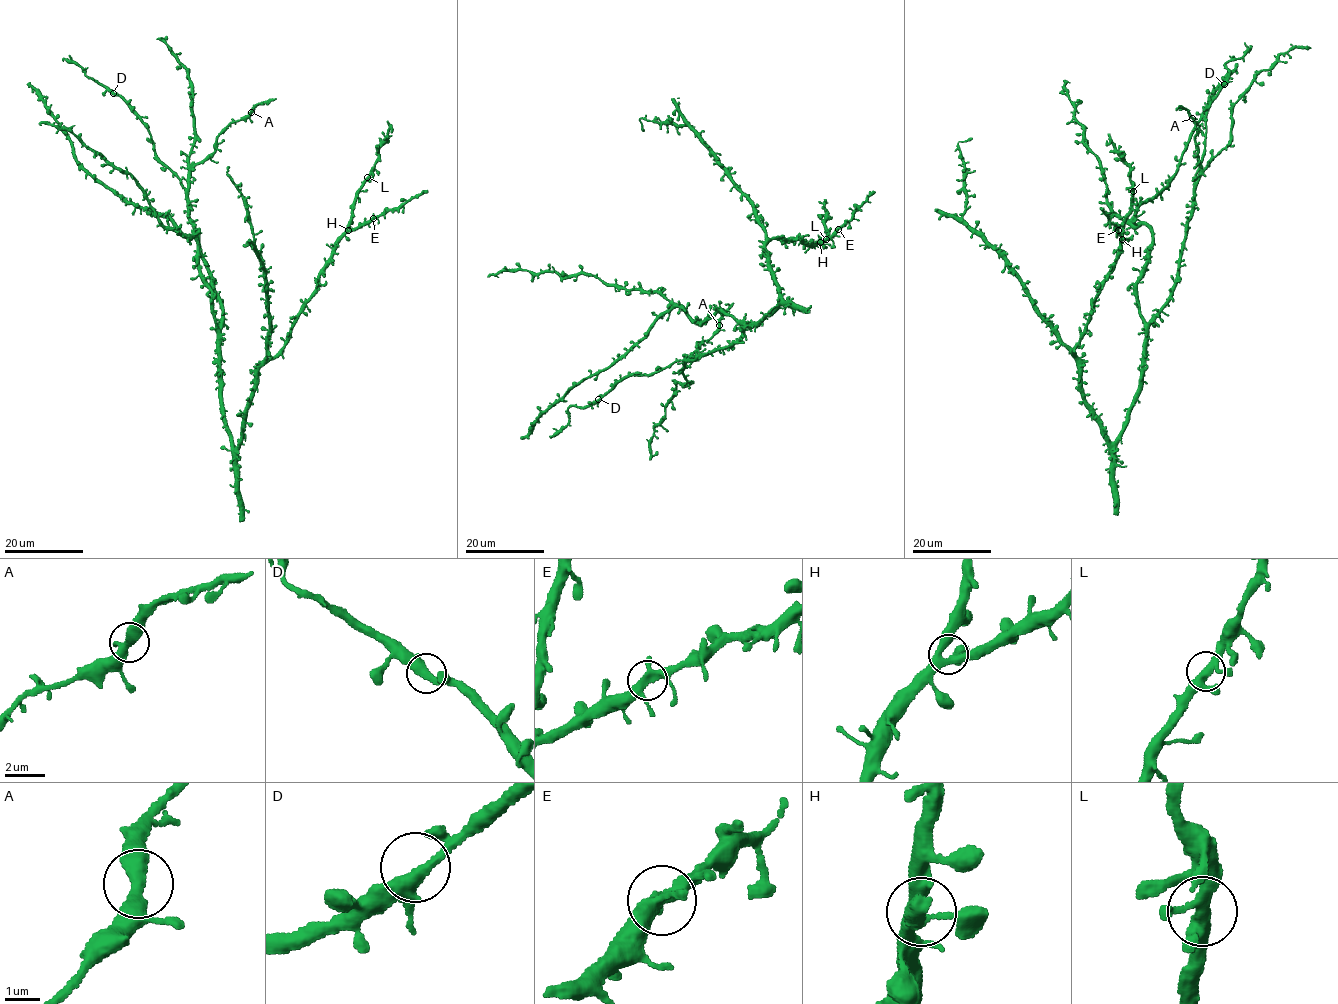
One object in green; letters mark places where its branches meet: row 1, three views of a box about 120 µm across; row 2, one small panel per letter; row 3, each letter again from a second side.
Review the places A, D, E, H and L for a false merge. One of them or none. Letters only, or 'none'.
none

